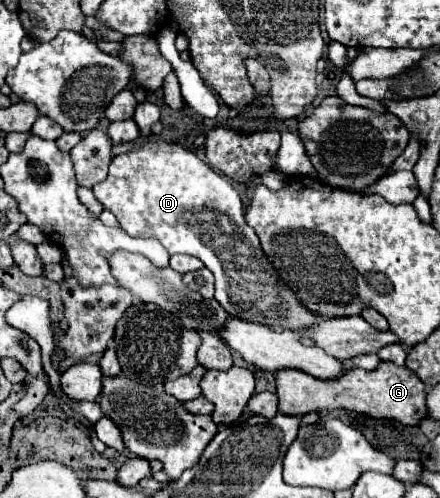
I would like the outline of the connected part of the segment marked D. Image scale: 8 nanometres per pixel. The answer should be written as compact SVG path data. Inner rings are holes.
M149 141L131 153L115 155L109 165L107 179L103 183L97 183L93 187L93 193L103 203L103 207L117 217L123 231L127 231L131 237L155 237L163 243L169 255L185 253L199 257L203 265L215 275L215 299L229 315L281 329L307 327L317 319L297 301L295 293L291 293L283 285L283 281L267 261L255 231L243 219L243 203L231 181L225 175L217 173L193 151L187 151L177 143ZM225 219L235 223L235 231L223 231L223 223L227 223Z

